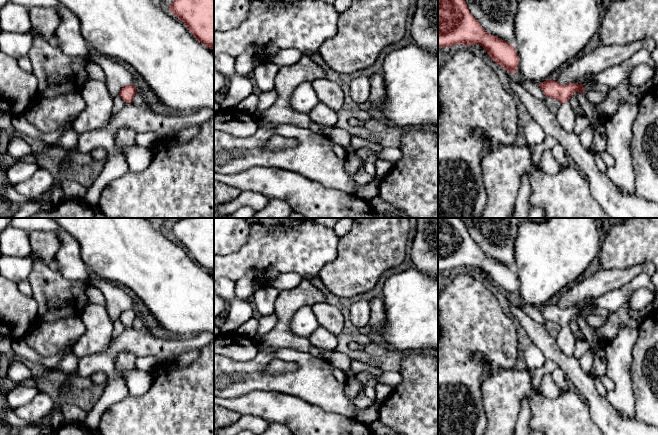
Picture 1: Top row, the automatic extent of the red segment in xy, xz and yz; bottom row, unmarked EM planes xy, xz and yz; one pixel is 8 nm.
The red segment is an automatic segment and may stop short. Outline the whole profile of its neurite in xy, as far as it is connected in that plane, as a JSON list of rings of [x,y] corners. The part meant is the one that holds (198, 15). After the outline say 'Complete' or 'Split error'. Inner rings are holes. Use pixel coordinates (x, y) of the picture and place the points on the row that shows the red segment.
[[[174,0],[169,4],[169,10],[187,26],[199,42],[214,49],[214,0]]]. Complete

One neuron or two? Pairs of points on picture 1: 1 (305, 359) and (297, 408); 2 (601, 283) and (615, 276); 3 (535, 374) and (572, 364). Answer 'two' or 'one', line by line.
1: two
2: one
3: two

